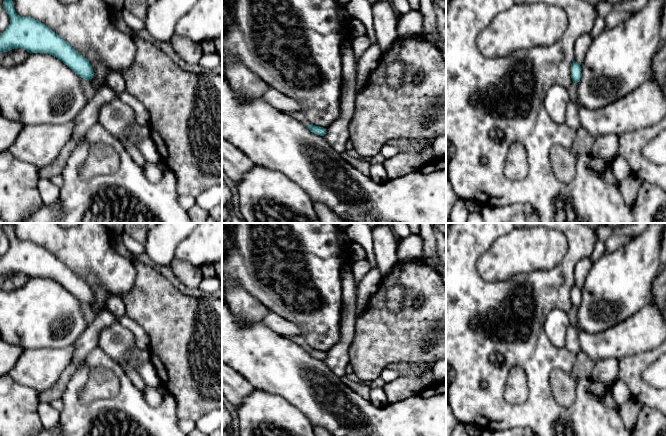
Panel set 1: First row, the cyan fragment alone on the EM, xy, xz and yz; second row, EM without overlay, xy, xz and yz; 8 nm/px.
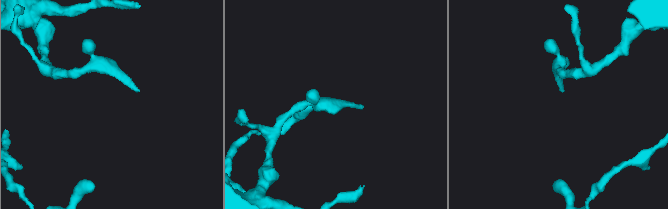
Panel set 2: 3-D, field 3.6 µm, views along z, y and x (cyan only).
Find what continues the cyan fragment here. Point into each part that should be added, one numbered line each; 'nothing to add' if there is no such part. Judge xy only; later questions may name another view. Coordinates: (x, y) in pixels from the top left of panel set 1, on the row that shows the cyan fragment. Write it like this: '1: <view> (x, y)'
1: xy (90, 91)

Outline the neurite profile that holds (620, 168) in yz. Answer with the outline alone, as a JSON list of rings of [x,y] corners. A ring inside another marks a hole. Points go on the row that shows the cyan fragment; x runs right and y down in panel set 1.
[[[616,156],[612,160],[611,169],[612,169],[612,173],[615,177],[615,179],[618,182],[621,182],[626,177],[631,175],[631,168],[630,168],[629,164],[627,163],[627,161],[624,158],[622,158],[620,156]]]

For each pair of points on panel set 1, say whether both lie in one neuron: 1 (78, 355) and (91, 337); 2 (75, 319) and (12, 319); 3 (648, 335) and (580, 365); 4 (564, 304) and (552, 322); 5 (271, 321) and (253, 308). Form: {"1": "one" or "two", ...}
{"1": "one", "2": "one", "3": "two", "4": "two", "5": "two"}

